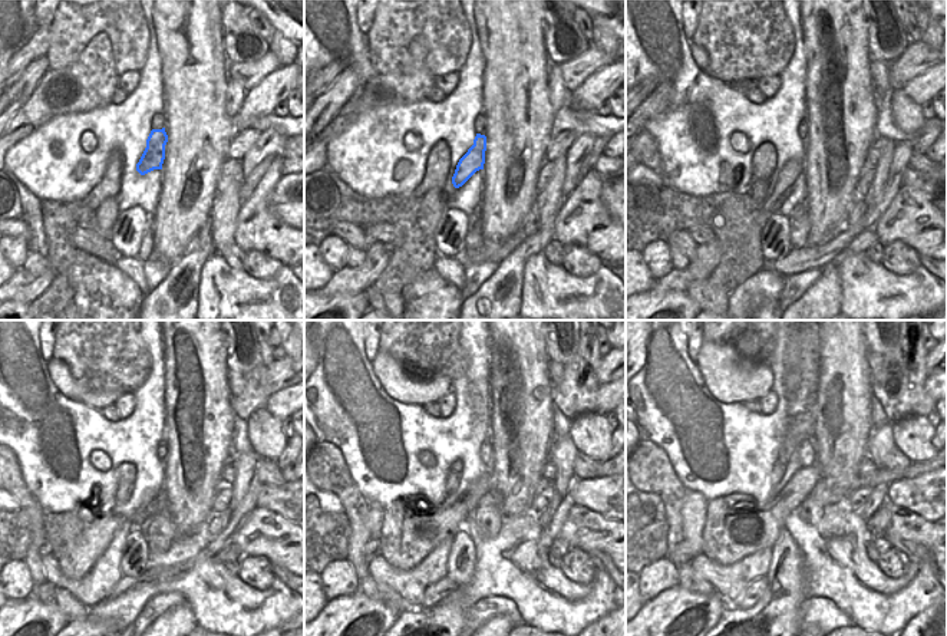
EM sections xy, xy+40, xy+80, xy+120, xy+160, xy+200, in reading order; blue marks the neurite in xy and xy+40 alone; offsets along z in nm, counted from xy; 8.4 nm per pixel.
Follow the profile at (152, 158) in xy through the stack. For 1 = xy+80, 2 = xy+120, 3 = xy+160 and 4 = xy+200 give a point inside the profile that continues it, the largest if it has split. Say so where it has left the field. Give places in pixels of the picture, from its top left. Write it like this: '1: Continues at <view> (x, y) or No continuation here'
1: Continues at xy+80 (754, 260)
2: Continues at xy+120 (96, 585)
3: Continues at xy+160 (411, 585)
4: Continues at xy+200 (731, 580)

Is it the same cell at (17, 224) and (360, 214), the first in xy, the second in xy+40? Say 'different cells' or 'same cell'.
different cells

